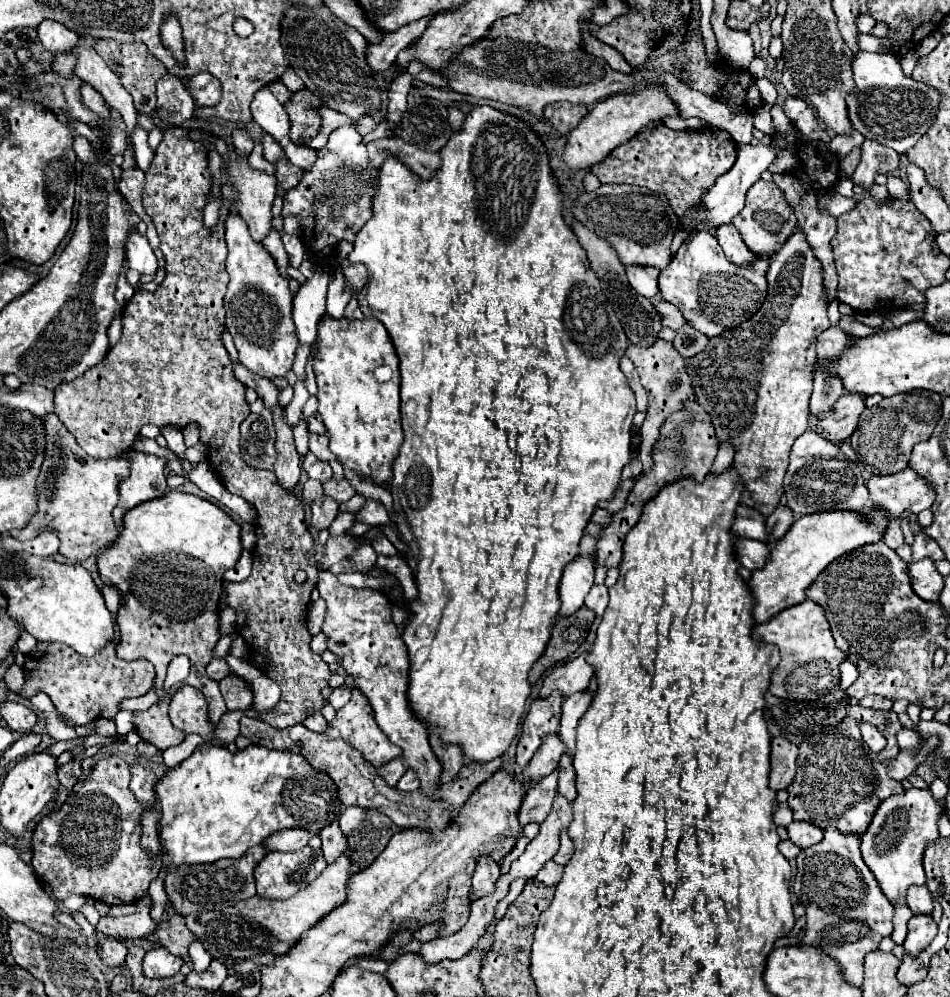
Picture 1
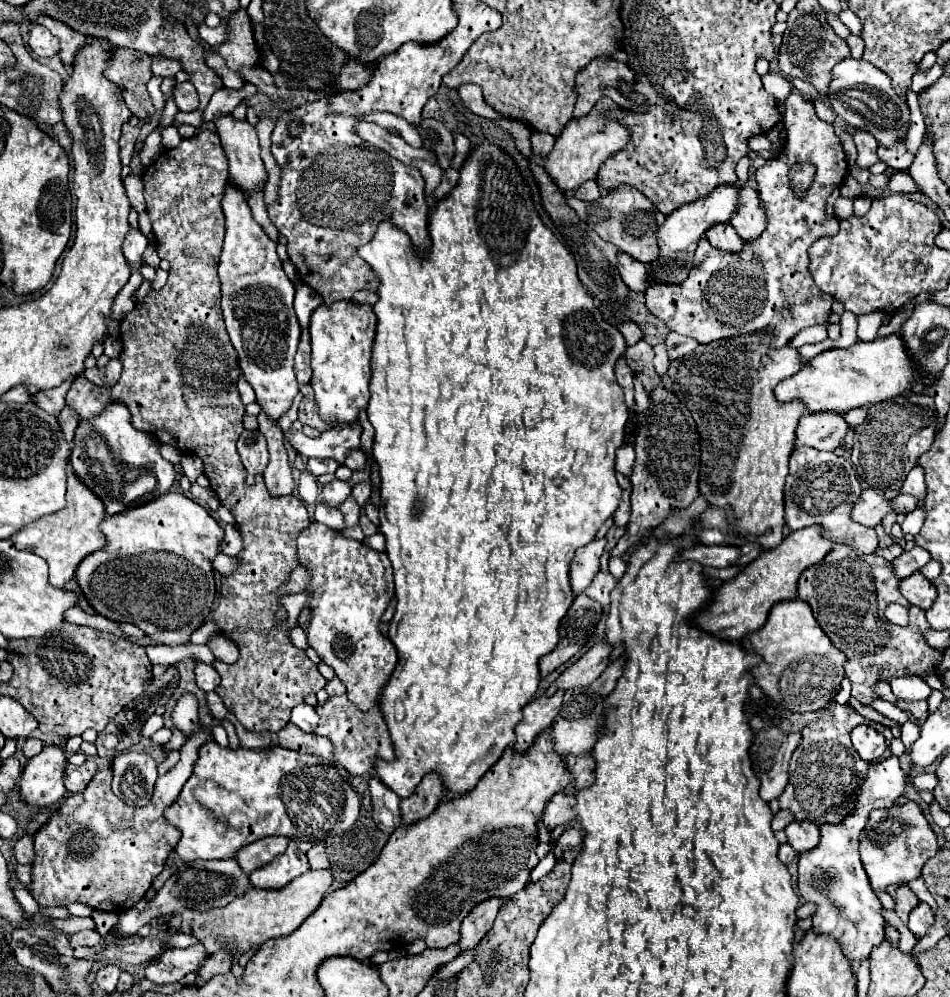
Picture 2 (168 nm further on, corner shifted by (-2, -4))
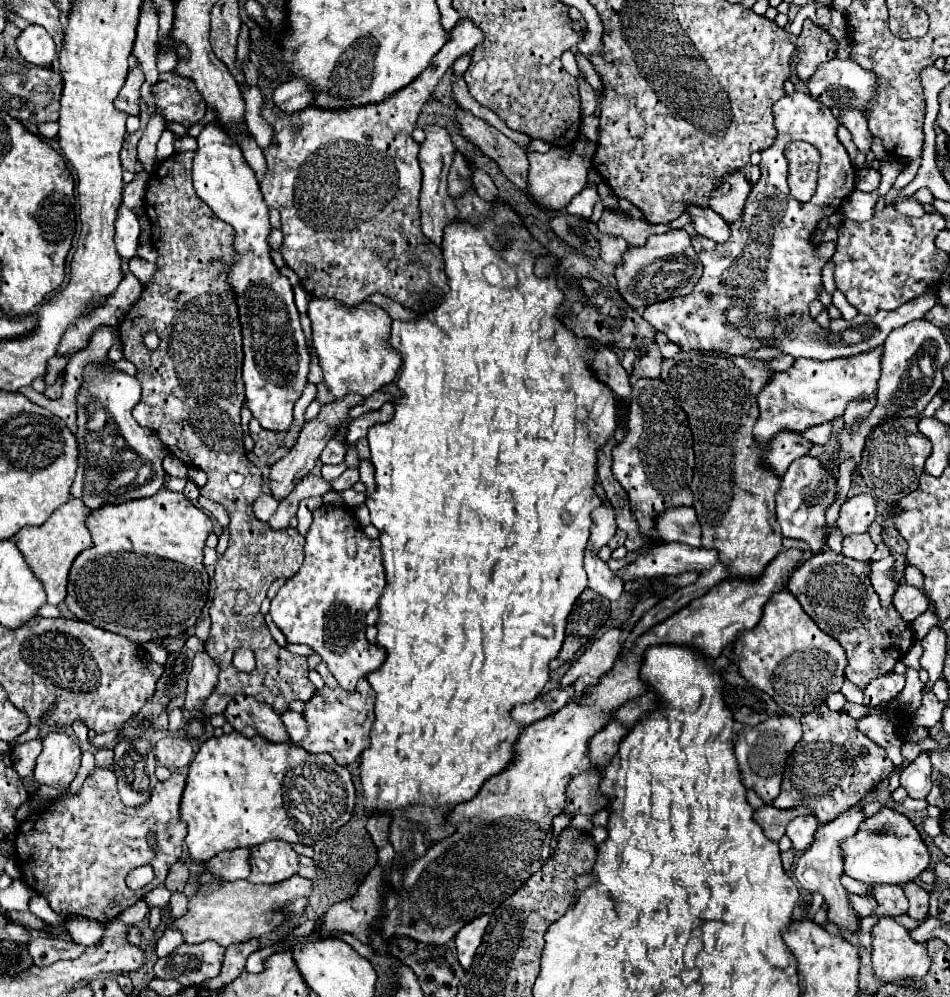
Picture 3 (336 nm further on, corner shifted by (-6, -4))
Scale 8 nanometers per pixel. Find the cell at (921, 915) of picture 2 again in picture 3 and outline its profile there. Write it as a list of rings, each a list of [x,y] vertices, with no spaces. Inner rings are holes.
[[[916,882],[904,884],[902,888],[910,900],[910,908],[906,914],[918,922],[924,922],[928,918],[928,896],[930,894],[926,890],[922,890],[920,886],[916,886]]]

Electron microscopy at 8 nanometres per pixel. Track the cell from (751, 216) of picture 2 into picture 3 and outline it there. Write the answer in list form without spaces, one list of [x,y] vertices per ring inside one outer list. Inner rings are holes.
[[[732,172],[732,176],[728,176],[728,180],[732,190],[728,194],[720,194],[718,188],[714,188],[712,200],[710,200],[710,208],[714,208],[714,212],[718,212],[728,224],[732,222],[740,222],[742,220],[742,212],[744,212],[744,202],[750,194],[750,182],[744,178],[742,172]]]

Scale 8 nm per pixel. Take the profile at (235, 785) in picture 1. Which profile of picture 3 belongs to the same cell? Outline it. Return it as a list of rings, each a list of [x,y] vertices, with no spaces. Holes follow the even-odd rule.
[[[238,732],[222,734],[200,744],[200,750],[190,764],[186,788],[180,802],[180,818],[188,824],[186,846],[194,862],[208,862],[222,850],[240,846],[258,846],[264,840],[288,840],[314,846],[332,832],[348,824],[354,816],[356,788],[350,772],[336,764],[328,754],[310,754],[300,746],[264,742],[262,738],[246,738]],[[284,776],[286,776],[286,808],[284,808]]]

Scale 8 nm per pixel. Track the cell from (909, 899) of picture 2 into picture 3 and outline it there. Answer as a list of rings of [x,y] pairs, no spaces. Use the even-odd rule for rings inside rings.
[[[876,884],[874,898],[878,900],[878,908],[874,916],[896,916],[908,912],[908,898],[904,890],[896,884]]]

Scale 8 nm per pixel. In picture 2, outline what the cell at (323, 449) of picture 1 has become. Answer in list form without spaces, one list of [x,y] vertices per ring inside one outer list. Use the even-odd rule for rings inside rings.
[[[338,424],[332,430],[326,430],[320,434],[320,438],[308,438],[302,432],[292,432],[288,436],[290,446],[306,458],[334,458],[340,464],[344,462],[348,450],[360,446],[360,434],[362,426],[356,424]]]

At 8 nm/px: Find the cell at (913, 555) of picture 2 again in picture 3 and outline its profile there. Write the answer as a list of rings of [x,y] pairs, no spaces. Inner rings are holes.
[[[888,556],[880,562],[872,562],[870,580],[872,580],[872,586],[876,588],[880,600],[884,600],[884,608],[888,608],[890,596],[898,588],[898,582],[894,580],[894,556]]]

